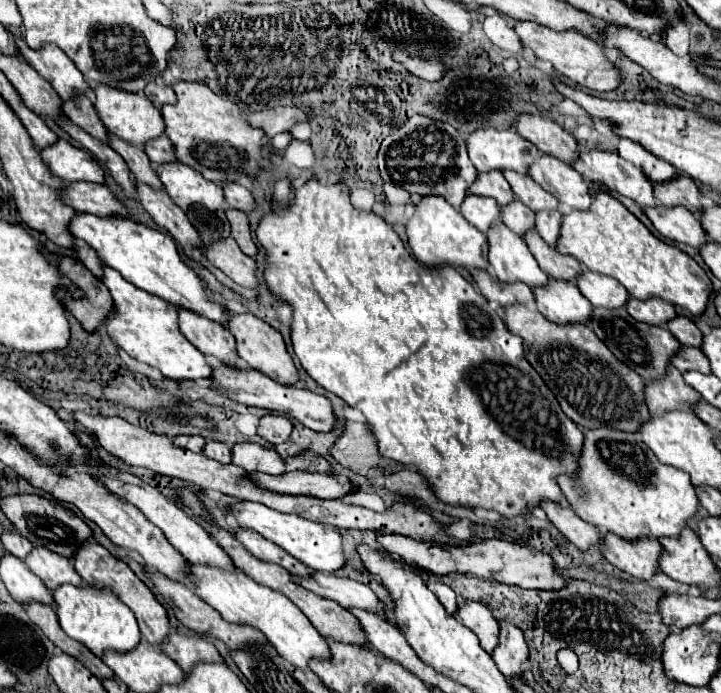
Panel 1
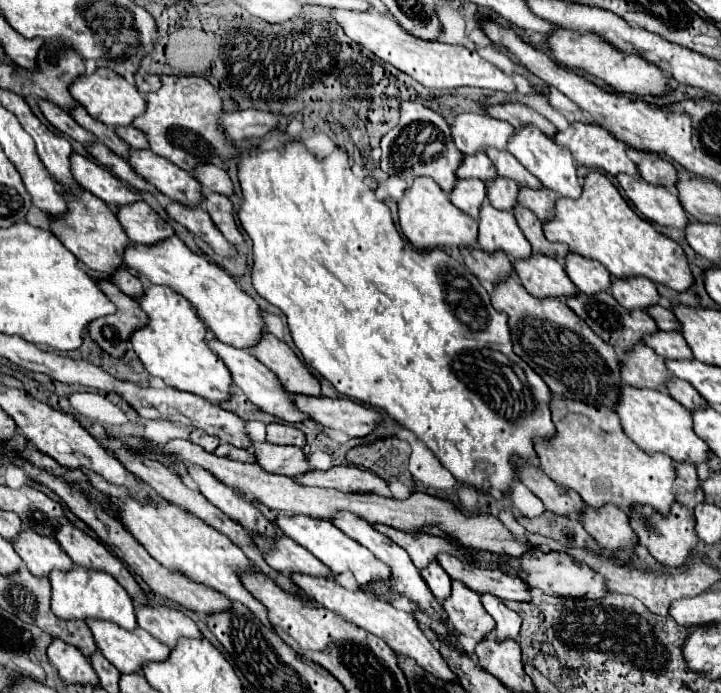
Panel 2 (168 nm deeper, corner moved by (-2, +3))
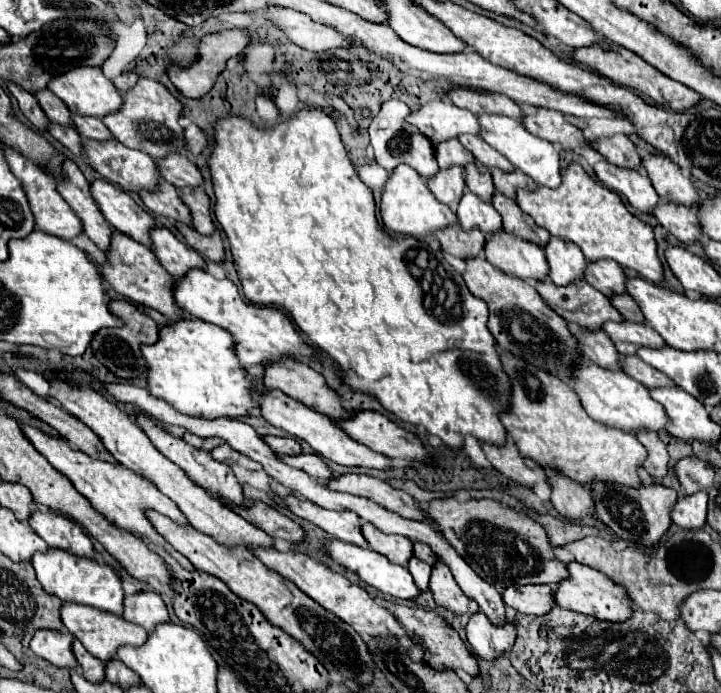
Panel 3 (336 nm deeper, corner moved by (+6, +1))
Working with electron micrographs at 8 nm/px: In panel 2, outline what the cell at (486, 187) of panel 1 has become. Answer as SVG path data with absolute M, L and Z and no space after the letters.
M477 152L477 156L463 156L463 162L455 174L457 178L479 178L483 182L497 176L495 166L485 152Z

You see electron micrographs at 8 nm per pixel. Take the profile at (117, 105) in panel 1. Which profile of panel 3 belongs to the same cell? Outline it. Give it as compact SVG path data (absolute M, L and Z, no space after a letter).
M73 68L61 76L57 76L55 80L49 82L49 90L53 94L57 94L67 108L73 114L83 114L83 116L95 116L95 118L103 118L107 114L113 114L115 110L119 110L123 106L123 96L119 94L119 90L115 88L115 84L103 74L101 68Z

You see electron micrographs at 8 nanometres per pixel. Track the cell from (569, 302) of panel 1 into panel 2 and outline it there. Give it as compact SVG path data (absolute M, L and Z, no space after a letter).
M531 256L531 260L513 260L515 274L519 276L521 284L527 288L529 294L537 298L545 296L571 296L577 292L575 284L571 284L563 264L559 260L551 260L549 256Z

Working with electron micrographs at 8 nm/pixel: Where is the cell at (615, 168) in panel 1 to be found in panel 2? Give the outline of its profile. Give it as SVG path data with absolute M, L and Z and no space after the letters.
M573 122L569 124L567 130L559 130L553 140L561 146L567 146L577 162L577 166L585 166L591 170L605 170L613 176L617 176L619 172L625 172L629 176L637 174L637 166L633 164L633 160L629 160L627 152L625 152L625 144L621 140L617 140L609 130L601 128L601 126L591 126L591 124L581 124L581 122Z

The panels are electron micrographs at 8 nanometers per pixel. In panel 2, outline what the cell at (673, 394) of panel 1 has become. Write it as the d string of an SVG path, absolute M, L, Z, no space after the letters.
M635 344L635 348L623 352L621 364L623 382L665 392L665 380L671 378L671 374L667 372L663 358L651 352L651 348L647 348L645 344Z

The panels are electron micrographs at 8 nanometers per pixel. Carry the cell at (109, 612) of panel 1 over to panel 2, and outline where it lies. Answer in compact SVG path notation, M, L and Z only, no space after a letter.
M73 566L67 572L51 570L49 580L51 580L51 610L57 618L61 620L99 618L99 620L115 622L127 630L137 628L133 600L111 574L101 570L87 570L83 566Z

